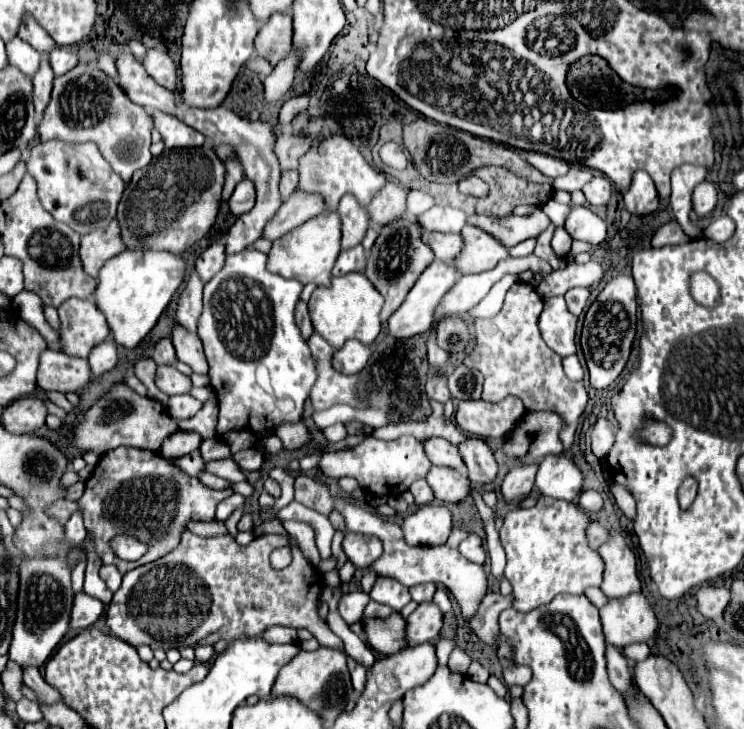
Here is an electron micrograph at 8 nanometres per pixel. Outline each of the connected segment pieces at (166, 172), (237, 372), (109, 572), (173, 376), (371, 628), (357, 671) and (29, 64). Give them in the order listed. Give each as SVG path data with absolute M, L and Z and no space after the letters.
M174 148L164 150L158 158L152 158L148 166L134 172L130 184L126 186L120 206L118 206L118 224L120 234L128 250L168 250L172 254L182 254L192 244L202 240L210 226L216 220L224 184L224 164L208 148Z
M252 248L226 256L222 270L204 286L204 308L198 322L198 334L204 342L206 360L210 364L210 382L220 404L216 434L228 444L232 454L258 446L258 442L272 436L280 424L302 420L304 402L316 382L316 366L310 348L294 322L294 308L300 292L300 282L268 272L266 254Z
M102 566L100 568L100 578L106 582L106 586L116 592L120 588L120 582L122 582L122 574L114 568L114 566Z
M158 366L156 386L168 396L174 396L174 394L188 394L192 388L192 382L186 374L178 372L174 366Z
M392 614L388 618L362 618L364 632L366 632L366 642L380 654L396 654L400 652L406 642L404 642L404 630L406 630L406 620L402 614Z
M346 654L346 658L348 658L348 668L350 668L350 674L352 674L354 690L356 690L356 692L362 692L362 690L364 690L364 684L366 684L366 666L362 666L360 662L356 662L356 660L354 660L354 658L350 658L348 654Z
M12 38L12 42L6 44L6 50L8 50L8 62L12 66L20 68L28 76L34 76L38 72L42 56L32 46L28 46L24 40Z

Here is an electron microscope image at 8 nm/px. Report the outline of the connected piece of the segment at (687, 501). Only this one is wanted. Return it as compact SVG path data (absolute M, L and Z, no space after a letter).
M688 476L682 484L680 484L680 490L678 490L678 502L682 508L688 508L696 496L696 488L698 488L698 482L696 478Z

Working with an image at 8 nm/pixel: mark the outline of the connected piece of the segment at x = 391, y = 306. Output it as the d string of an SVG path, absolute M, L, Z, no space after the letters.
M396 220L380 230L378 240L374 242L374 248L368 256L366 276L374 284L374 288L384 296L384 306L380 312L382 324L386 326L386 320L398 310L398 306L404 302L406 294L418 280L418 276L426 270L426 266L434 260L432 250L420 240L420 226L414 220Z

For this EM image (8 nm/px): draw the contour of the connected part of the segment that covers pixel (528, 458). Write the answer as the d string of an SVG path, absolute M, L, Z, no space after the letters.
M526 412L524 420L518 422L518 426L512 430L510 440L502 446L504 454L520 462L536 462L548 454L562 454L562 442L558 438L560 426L562 426L560 416L552 412Z

